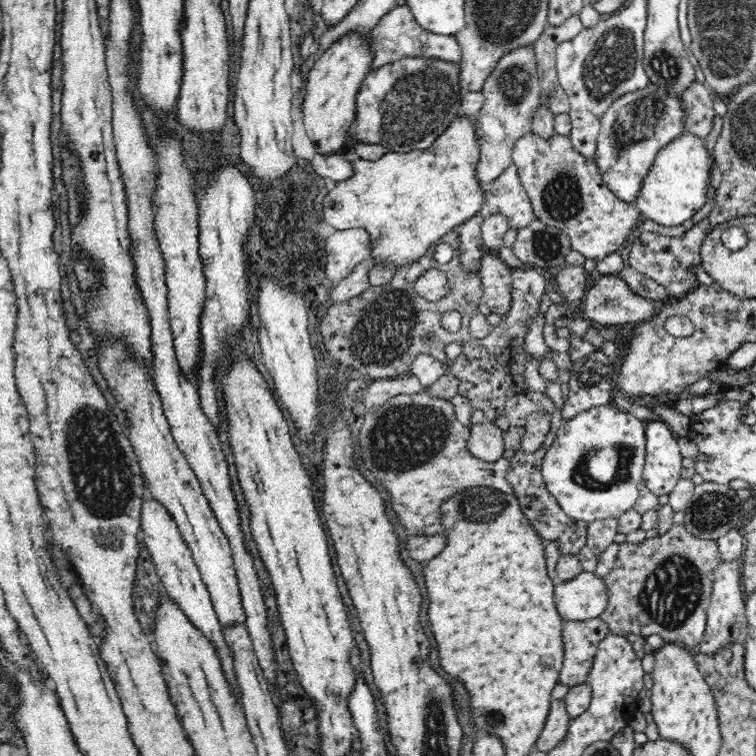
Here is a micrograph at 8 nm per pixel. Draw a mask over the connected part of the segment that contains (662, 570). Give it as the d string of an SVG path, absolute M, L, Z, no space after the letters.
M684 524L639 544L620 543L617 559L606 578L608 604L599 616L614 635L660 634L666 643L695 649L703 639L707 610L711 603L713 570L718 566L716 540L700 540L688 533Z

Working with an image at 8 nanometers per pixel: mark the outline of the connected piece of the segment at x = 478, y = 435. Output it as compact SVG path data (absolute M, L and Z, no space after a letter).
M495 423L471 424L467 447L480 461L501 463L505 451L503 432Z

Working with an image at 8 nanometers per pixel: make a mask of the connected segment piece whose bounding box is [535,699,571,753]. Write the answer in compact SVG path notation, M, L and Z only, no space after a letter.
M554 699L549 706L549 713L540 738L535 742L540 752L549 753L554 750L566 738L568 734L569 720L566 703L563 699Z

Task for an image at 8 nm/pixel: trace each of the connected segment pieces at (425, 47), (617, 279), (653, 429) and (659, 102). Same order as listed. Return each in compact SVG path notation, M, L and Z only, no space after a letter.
M407 5L390 10L390 13L386 14L379 21L379 24L373 28L369 38L370 53L374 57L371 70L390 64L390 62L396 62L399 59L415 58L416 56L426 56L428 59L442 59L454 64L462 60L462 50L458 47L455 35L432 34L425 28L420 27Z
M618 274L602 275L581 303L582 317L601 325L645 321L656 311L655 301L636 295Z
M664 421L646 422L643 484L656 496L670 495L681 480L682 455L676 435Z
M648 82L646 88L622 94L618 100L614 100L603 115L600 126L601 129L595 150L595 162L597 162L598 170L602 177L601 181L622 202L635 204L642 181L650 170L653 160L657 157L660 149L685 132L683 102L681 96L674 96L665 88Z

